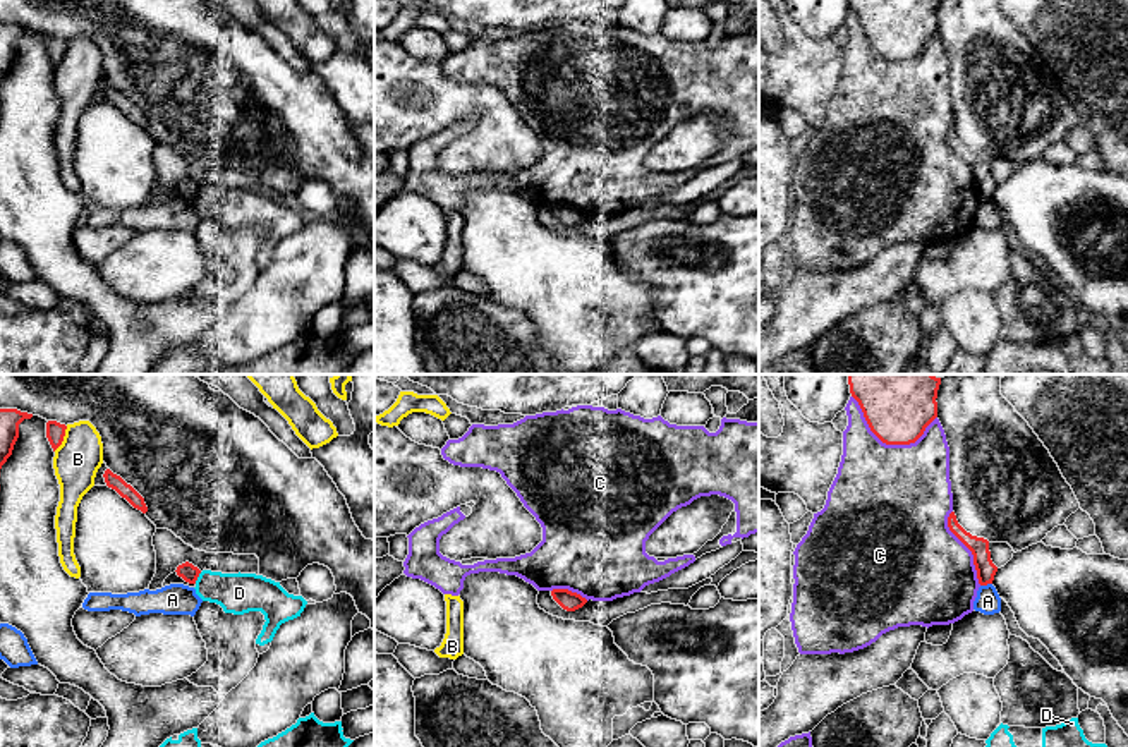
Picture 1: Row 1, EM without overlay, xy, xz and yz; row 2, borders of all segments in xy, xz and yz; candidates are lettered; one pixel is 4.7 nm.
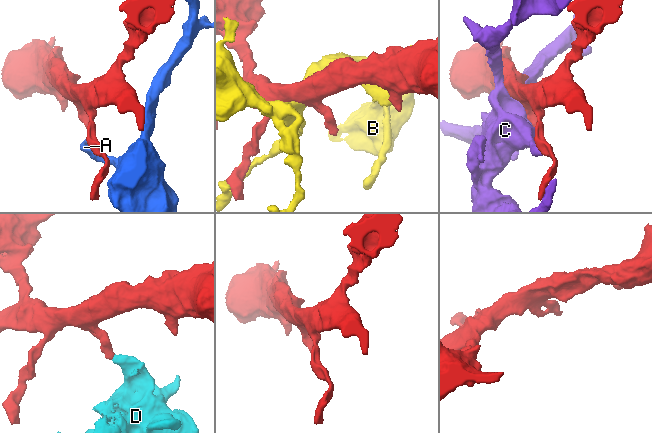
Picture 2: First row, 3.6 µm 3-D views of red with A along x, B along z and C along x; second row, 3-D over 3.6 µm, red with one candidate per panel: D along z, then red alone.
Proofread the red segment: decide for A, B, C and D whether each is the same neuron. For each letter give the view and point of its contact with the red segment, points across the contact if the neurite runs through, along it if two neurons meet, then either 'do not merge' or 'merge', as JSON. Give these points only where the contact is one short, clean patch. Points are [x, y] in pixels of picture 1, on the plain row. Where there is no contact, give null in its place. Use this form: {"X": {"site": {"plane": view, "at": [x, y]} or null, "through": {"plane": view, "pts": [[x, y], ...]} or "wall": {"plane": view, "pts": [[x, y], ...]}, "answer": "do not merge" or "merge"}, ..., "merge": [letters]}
{"A": {"site": {"plane": "yz", "at": [986, 200]}, "answer": "do not merge"}, "B": {"site": {"plane": "xy", "at": [62, 54]}, "answer": "do not merge"}, "C": {"site": {"plane": "yz", "at": [888, 59]}, "answer": "do not merge"}, "D": {"site": {"plane": "xy", "at": [198, 191]}, "answer": "do not merge"}, "merge": []}

